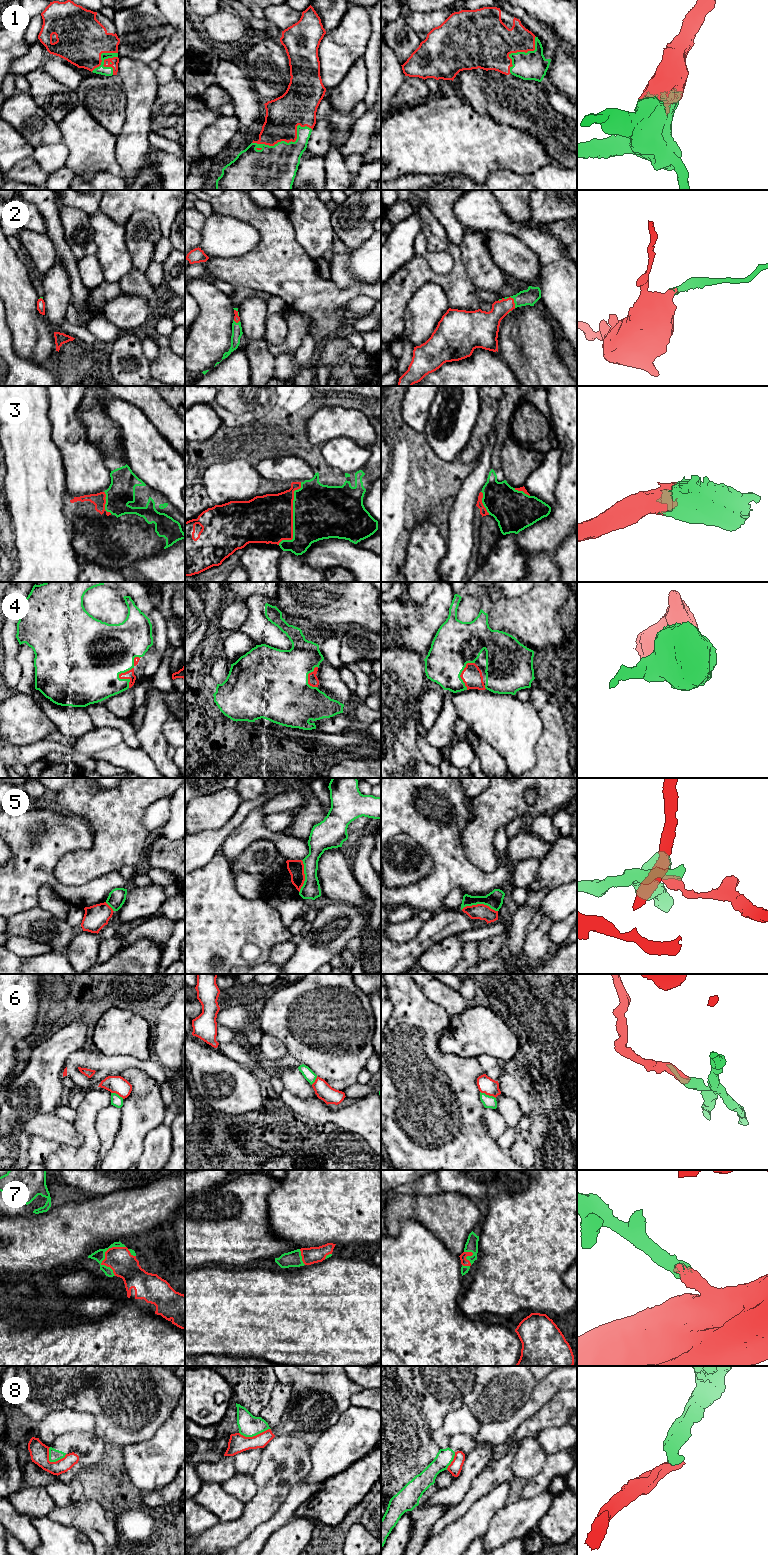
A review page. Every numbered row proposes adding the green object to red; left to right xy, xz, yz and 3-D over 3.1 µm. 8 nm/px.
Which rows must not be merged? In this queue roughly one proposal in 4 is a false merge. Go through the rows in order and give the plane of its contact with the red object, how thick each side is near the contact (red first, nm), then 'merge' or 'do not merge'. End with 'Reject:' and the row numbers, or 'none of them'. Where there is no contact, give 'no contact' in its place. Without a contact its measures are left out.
1: meets red in xz; 280 nm thick on the red side, 360 nm on the other; merge
2: meets red in yz; 160 nm thick on the red side, 130 nm on the other; merge
3: meets red in xz; 380 nm thick on the red side, 440 nm on the other; merge
4: meets red in xy; 70 nm thick on the red side, 460 nm on the other; merge
5: meets red in yz; 130 nm thick on the red side, 140 nm on the other; do not merge
6: meets red in yz; 130 nm thick on the red side, 100 nm on the other; do not merge
7: meets red in xy; 200 nm thick on the red side, 90 nm on the other; merge
8: meets red in xy; 160 nm thick on the red side, 100 nm on the other; do not merge
Reject: 5, 6, 8

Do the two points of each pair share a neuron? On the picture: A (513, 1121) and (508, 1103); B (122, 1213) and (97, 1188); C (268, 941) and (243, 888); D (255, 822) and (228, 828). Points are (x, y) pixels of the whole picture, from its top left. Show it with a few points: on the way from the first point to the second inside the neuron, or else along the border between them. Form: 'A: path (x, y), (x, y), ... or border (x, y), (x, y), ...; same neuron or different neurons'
A: path (512, 1117), (508, 1107); same neuron
B: border (126, 1188), (95, 1196); different neurons
C: border (233, 880), (250, 899), (257, 899), (267, 884); different neurons
D: border (253, 808), (222, 843); different neurons

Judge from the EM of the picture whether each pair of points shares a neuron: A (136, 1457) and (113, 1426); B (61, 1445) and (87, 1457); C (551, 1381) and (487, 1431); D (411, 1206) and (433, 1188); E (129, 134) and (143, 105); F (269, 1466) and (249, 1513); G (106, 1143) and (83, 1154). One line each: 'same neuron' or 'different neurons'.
A: different neurons
B: same neuron
C: same neuron
D: different neurons
E: same neuron
F: same neuron
G: different neurons

